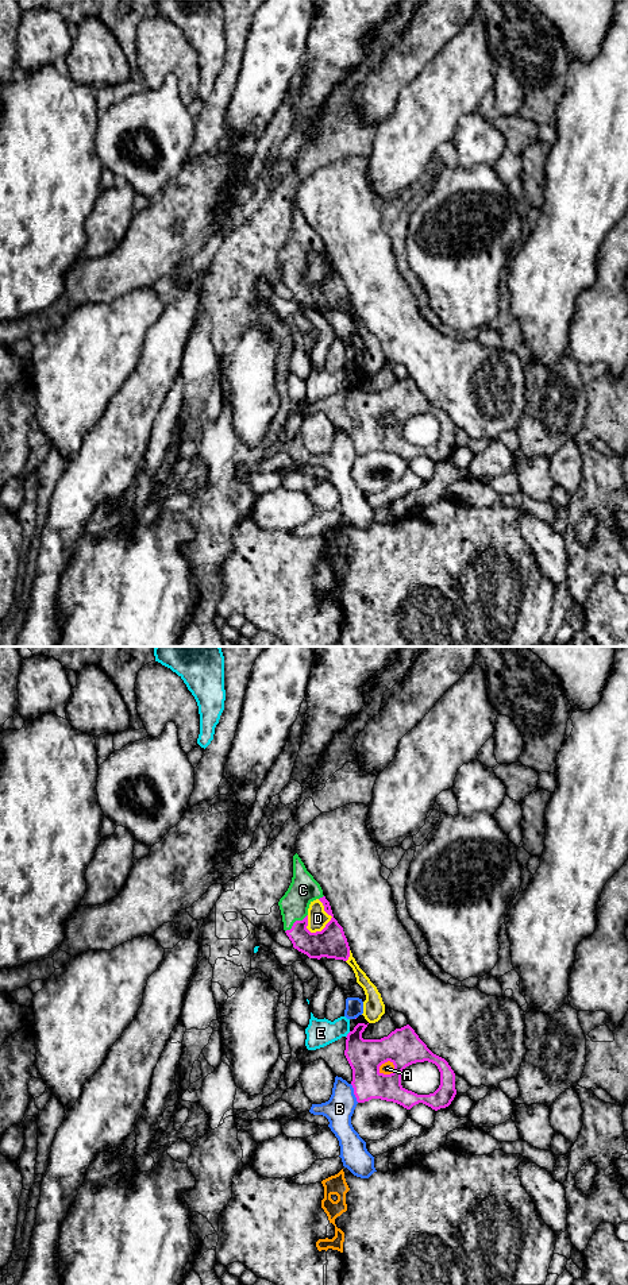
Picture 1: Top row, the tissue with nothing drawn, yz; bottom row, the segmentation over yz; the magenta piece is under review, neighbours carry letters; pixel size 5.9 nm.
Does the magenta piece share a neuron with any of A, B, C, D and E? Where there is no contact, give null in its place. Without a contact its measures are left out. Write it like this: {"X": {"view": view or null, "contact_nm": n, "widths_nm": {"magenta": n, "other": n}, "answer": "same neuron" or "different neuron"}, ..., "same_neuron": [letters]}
{"A": {"view": "yz", "contact_nm": 110, "widths_nm": {"magenta": 220, "other": 70}, "answer": "different neuron"}, "B": {"view": "yz", "contact_nm": 120, "widths_nm": {"magenta": 200, "other": 170}, "answer": "different neuron"}, "C": {"view": "yz", "contact_nm": 170, "widths_nm": {"magenta": 190, "other": 170}, "answer": "same neuron"}, "D": {"view": "yz", "contact_nm": 220, "widths_nm": {"magenta": 190, "other": 120}, "answer": "different neuron"}, "E": {"view": "yz", "contact_nm": 50, "widths_nm": {"magenta": 200, "other": 160}, "answer": "different neuron"}, "same_neuron": ["C"]}

